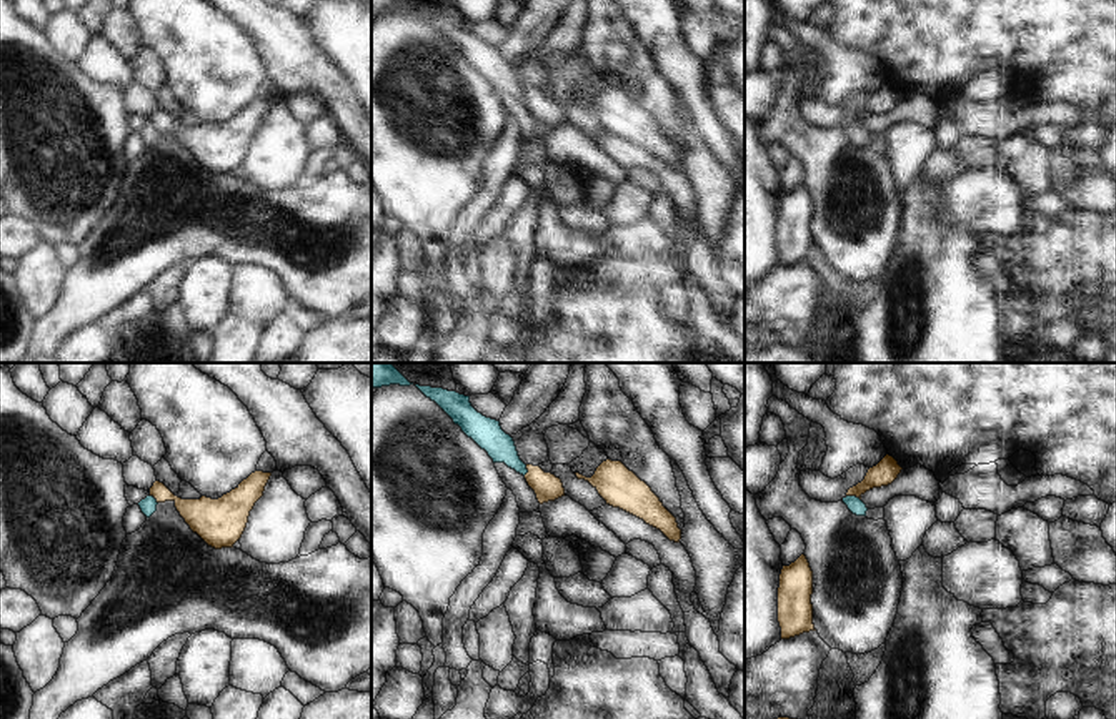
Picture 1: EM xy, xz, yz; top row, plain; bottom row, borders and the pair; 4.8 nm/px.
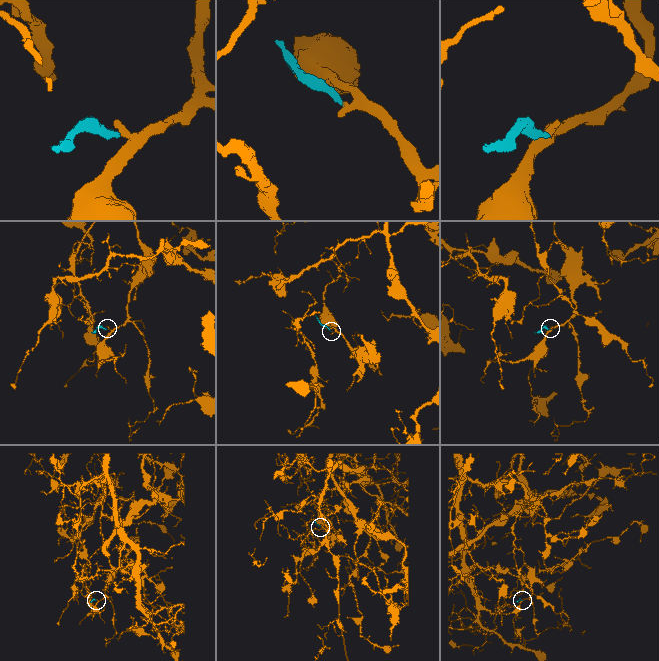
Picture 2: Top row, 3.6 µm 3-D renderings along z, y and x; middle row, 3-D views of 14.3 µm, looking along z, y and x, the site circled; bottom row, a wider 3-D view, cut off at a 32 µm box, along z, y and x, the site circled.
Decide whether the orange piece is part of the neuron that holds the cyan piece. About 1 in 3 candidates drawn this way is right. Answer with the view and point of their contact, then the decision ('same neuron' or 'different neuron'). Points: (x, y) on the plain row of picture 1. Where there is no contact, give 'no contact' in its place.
meets cyan in yz at (853, 123); different neuron

